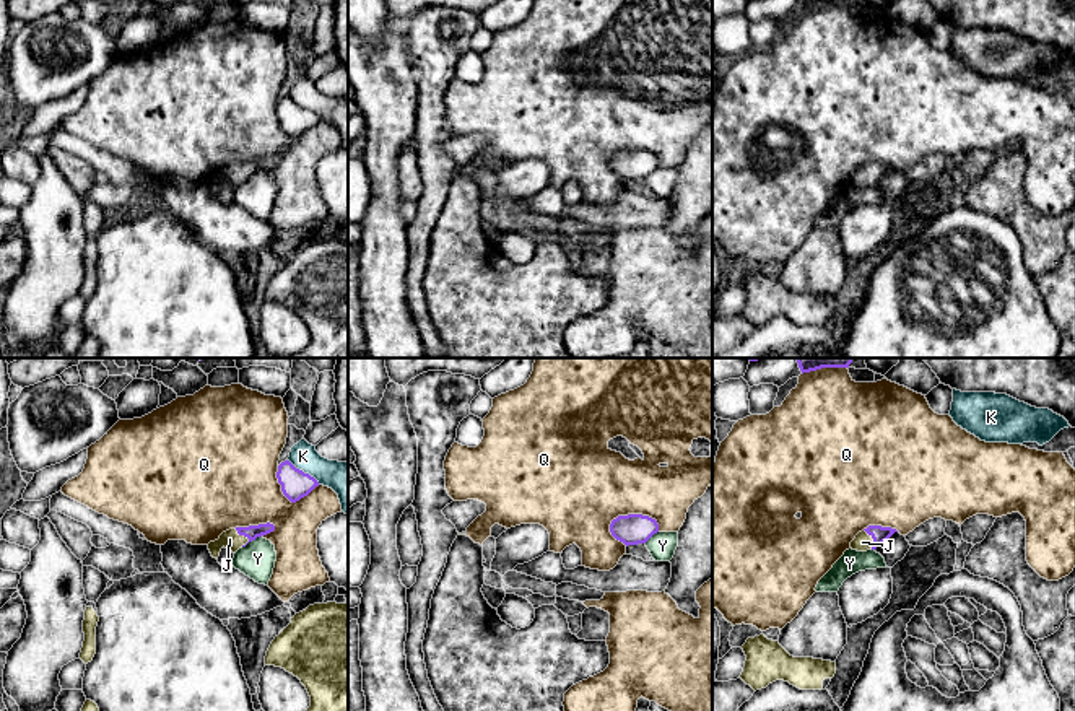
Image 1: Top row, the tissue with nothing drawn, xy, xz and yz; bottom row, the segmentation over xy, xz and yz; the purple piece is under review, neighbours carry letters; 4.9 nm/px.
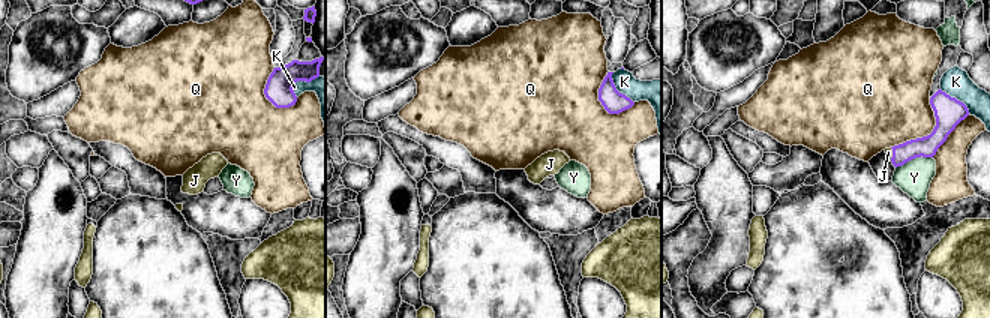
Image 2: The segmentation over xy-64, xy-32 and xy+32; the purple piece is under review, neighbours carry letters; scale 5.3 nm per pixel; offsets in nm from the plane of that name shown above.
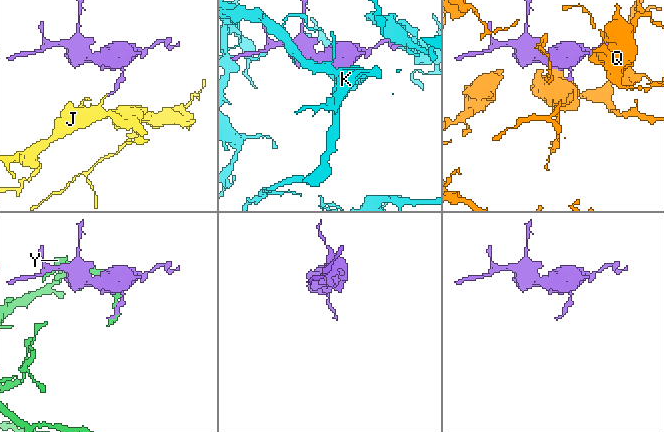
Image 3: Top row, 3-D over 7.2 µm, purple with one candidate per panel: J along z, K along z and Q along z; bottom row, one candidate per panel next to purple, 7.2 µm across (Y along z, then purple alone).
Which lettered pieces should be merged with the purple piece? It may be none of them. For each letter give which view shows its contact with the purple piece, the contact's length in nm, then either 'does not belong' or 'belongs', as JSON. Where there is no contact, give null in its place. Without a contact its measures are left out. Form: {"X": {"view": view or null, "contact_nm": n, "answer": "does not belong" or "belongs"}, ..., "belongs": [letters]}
{"J": {"view": "xy", "contact_nm": 100, "answer": "belongs"}, "K": {"view": "xy", "contact_nm": 200, "answer": "does not belong"}, "Q": {"view": "xz", "contact_nm": 260, "answer": "does not belong"}, "Y": {"view": "xy", "contact_nm": 110, "answer": "does not belong"}, "belongs": ["J"]}

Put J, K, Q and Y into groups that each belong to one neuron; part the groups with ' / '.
J / K / Q / Y

